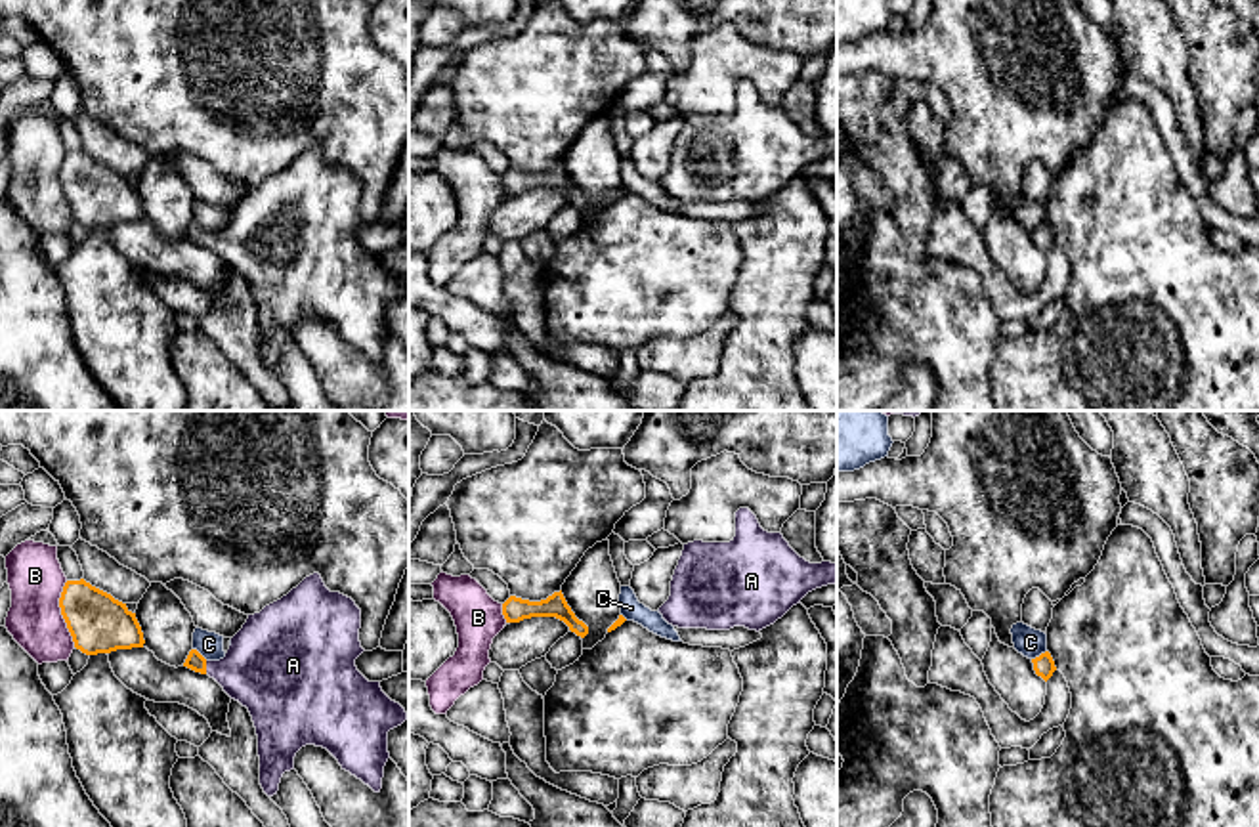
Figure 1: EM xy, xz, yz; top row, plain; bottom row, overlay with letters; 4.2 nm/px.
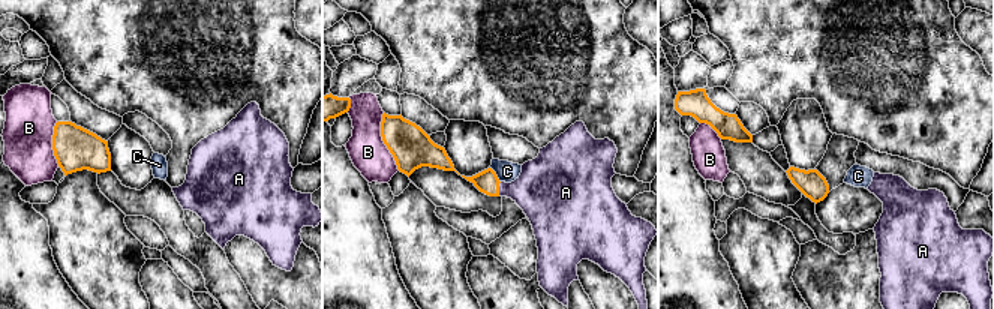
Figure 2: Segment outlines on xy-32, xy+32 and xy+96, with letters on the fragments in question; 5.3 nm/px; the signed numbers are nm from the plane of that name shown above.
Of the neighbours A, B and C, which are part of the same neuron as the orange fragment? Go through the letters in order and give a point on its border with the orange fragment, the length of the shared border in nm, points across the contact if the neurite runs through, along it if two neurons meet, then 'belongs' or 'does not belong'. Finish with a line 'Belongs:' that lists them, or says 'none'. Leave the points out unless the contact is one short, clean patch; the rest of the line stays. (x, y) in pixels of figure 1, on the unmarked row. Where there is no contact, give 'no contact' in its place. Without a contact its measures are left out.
A: xy (205, 239) | 60 nm | belongs
B: xy (62, 186) | 280 nm | does not belong
C: yz (1040, 228) | 80 nm | along yz (1045, 222), (1032, 232) | does not belong
Belongs: A

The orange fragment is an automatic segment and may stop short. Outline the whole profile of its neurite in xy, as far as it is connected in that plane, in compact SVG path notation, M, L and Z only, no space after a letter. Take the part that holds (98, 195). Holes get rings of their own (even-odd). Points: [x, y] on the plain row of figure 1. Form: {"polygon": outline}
{"polygon": "M84 151L65 155L59 180L75 220L86 227L145 216L136 185Z"}

